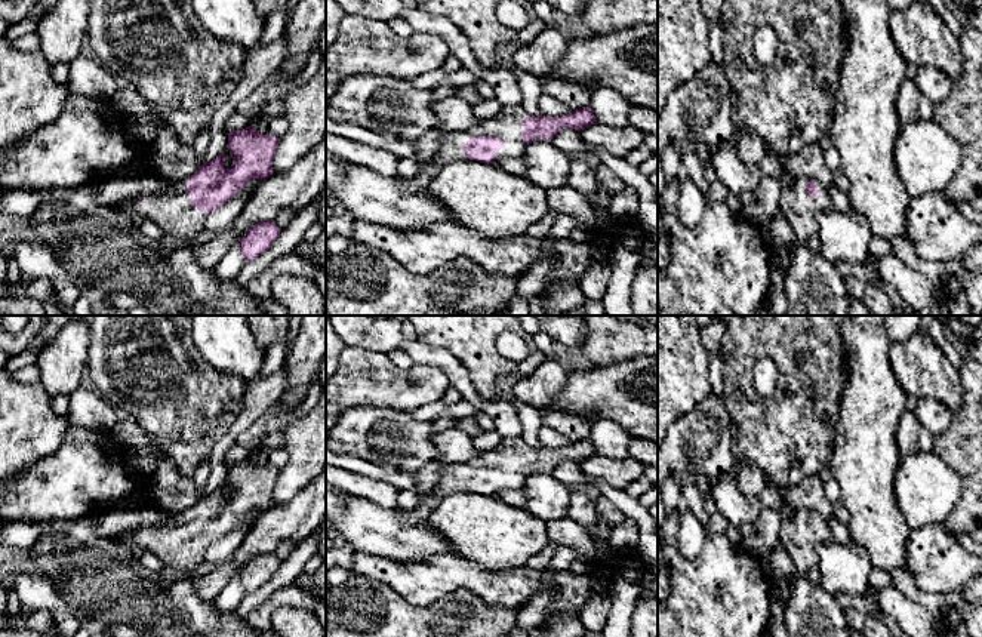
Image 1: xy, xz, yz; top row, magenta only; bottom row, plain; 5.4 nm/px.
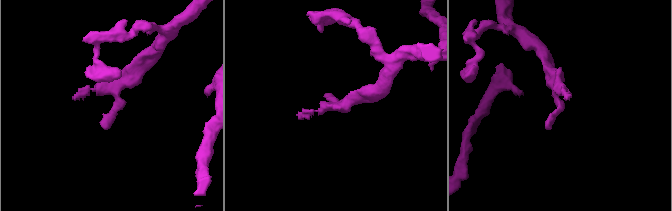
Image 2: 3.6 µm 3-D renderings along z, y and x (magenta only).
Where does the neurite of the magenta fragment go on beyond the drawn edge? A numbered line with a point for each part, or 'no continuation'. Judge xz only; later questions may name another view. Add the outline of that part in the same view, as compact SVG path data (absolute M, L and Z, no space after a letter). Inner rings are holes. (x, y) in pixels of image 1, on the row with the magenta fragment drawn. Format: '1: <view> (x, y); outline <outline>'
1: xz (507, 123); outline M521 105L502 107L493 117L471 130L444 135L434 153L434 161L421 166L415 176L401 179L401 188L407 193L424 190L443 166L458 160L470 160L464 145L471 136L498 136L505 144L493 156L495 161L501 157L521 157L526 150L523 141L523 120L526 117L529 114Z

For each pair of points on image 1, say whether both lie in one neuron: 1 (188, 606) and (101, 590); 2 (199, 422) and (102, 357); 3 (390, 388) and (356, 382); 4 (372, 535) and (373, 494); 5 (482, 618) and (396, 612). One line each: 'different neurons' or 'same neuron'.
1: same neuron
2: same neuron
3: same neuron
4: different neurons
5: same neuron

